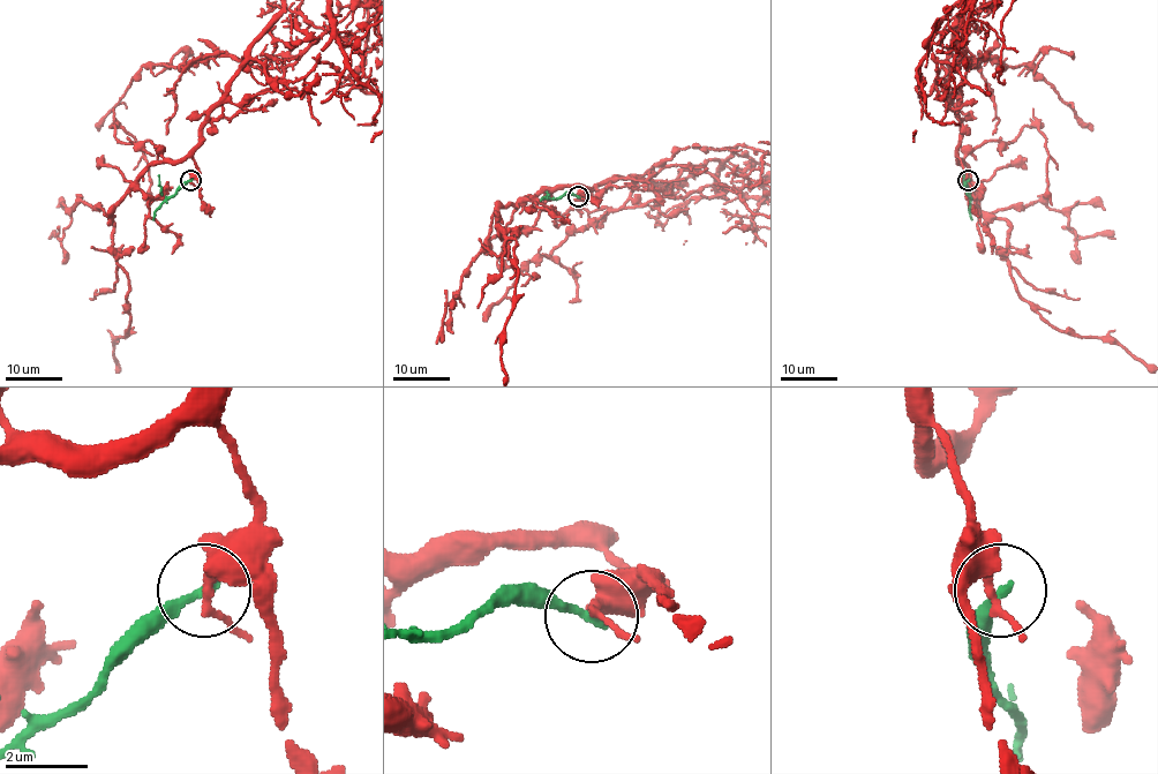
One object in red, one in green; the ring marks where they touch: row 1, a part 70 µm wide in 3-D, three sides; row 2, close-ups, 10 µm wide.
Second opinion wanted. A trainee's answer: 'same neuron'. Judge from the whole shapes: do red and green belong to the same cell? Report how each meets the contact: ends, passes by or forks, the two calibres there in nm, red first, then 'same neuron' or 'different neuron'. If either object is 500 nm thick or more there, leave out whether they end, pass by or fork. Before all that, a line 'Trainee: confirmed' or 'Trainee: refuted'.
Trainee: refuted
red passes by; green ends; calibres 240 and 240 nm; different neuron

